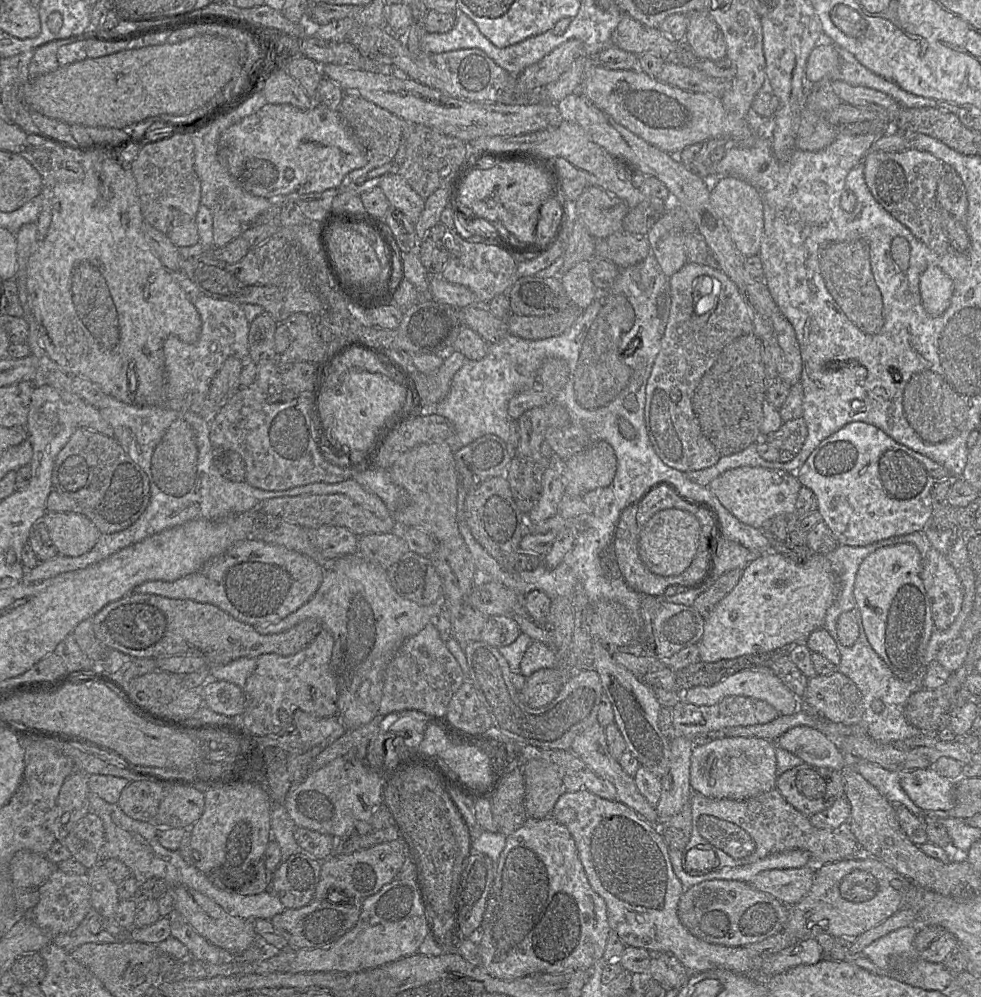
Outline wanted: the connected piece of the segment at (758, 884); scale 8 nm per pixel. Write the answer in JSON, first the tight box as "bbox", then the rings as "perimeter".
{"bbox":[749,866,815,907],"perimeter":[[[814,866],[767,870],[754,876],[749,884],[790,907],[807,895],[813,885],[815,873]]]}

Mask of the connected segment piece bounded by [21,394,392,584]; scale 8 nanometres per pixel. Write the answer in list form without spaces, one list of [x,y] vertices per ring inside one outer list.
[[[107,394],[101,399],[98,409],[113,428],[114,438],[147,474],[150,485],[149,503],[132,525],[119,532],[101,534],[95,546],[87,553],[79,557],[58,554],[52,559],[39,562],[33,569],[25,569],[21,580],[24,584],[35,584],[62,573],[84,569],[138,541],[190,520],[221,519],[252,510],[261,501],[273,497],[340,493],[380,518],[392,516],[381,498],[366,491],[352,478],[335,484],[316,482],[277,491],[254,487],[246,480],[228,480],[213,463],[210,420],[194,412],[163,406],[130,405]]]

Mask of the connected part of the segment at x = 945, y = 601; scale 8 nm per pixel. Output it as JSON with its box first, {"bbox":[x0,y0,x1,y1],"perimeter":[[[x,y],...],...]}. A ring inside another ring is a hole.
{"bbox":[920,547,961,630],"perimeter":[[[934,547],[922,557],[920,578],[931,601],[934,629],[946,630],[961,609],[961,582],[949,561]]]}

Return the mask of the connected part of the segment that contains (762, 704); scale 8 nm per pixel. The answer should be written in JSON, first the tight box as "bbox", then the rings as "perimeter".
{"bbox":[672,695,779,744],"perimeter":[[[740,695],[726,697],[713,706],[696,706],[681,700],[672,708],[675,737],[687,738],[695,744],[699,741],[698,739],[707,738],[707,735],[718,730],[766,724],[779,716],[778,711],[767,702]]]}

